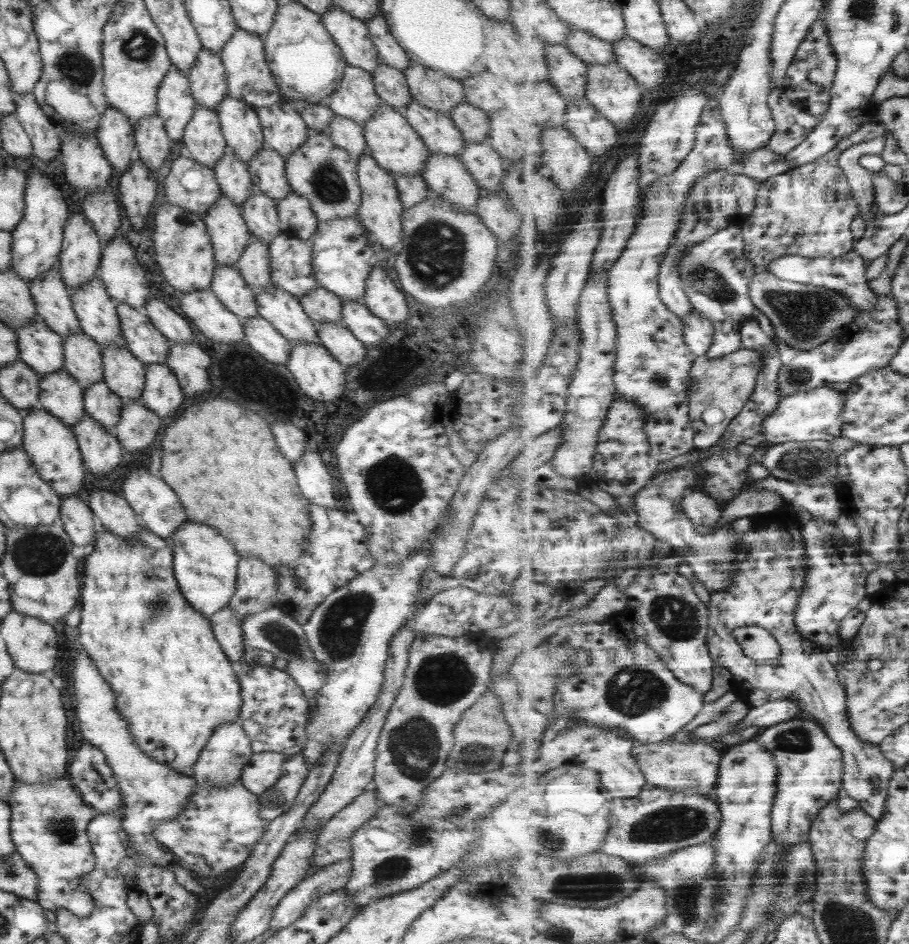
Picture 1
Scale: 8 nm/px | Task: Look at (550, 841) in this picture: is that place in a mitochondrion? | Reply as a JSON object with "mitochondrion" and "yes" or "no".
{"mitochondrion":"yes"}

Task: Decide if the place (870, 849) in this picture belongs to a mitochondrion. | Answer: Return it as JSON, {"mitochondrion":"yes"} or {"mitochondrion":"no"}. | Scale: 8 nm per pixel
{"mitochondrion":"no"}

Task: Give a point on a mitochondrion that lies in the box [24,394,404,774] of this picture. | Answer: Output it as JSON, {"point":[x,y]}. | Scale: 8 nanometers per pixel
{"point":[340,629]}

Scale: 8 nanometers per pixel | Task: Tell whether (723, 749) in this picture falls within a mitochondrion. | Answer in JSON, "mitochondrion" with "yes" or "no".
{"mitochondrion":"no"}

